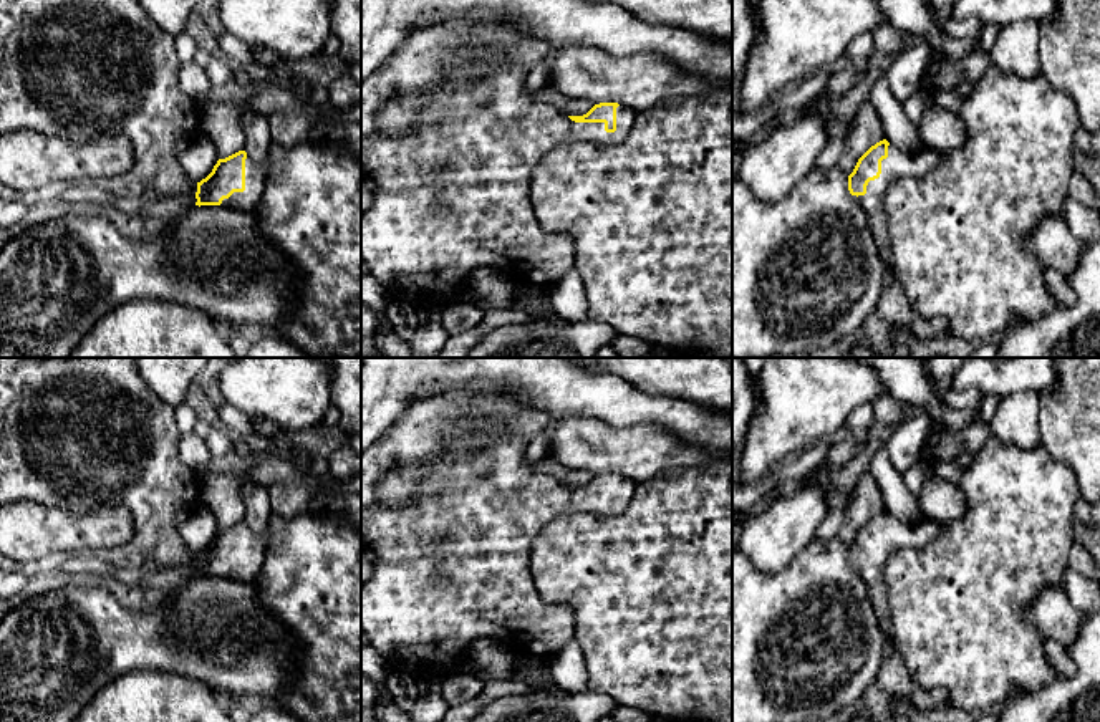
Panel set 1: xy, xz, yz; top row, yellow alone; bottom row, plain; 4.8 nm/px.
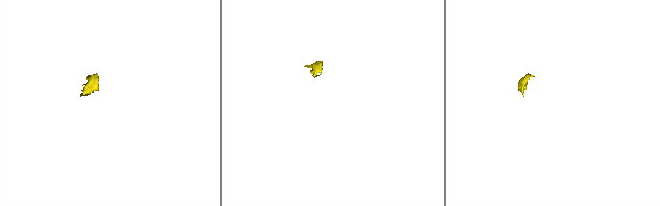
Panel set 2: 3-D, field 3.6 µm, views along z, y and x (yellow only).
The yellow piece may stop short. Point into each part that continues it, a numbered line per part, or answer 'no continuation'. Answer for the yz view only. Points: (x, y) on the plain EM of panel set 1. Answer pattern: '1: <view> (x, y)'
1: yz (898, 535)

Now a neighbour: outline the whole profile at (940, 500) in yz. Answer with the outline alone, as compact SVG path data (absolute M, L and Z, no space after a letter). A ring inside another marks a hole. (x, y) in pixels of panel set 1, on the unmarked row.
M928 477L918 497L924 518L934 522L949 522L966 513L966 500L956 489L956 484L939 477Z

